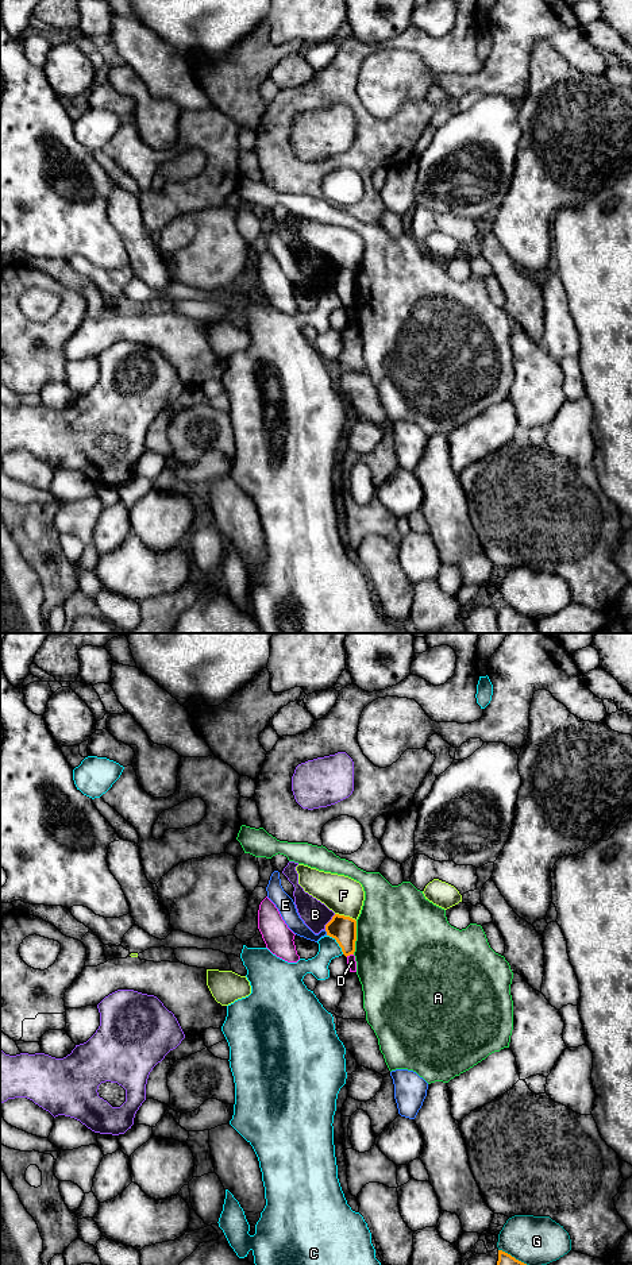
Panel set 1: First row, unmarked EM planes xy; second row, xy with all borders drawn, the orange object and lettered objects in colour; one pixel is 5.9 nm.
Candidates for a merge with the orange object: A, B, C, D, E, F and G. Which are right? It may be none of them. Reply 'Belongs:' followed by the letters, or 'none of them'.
Belongs: none of them

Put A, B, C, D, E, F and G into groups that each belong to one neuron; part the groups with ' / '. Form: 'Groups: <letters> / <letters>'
Groups: A / B / C / D / E / F / G

